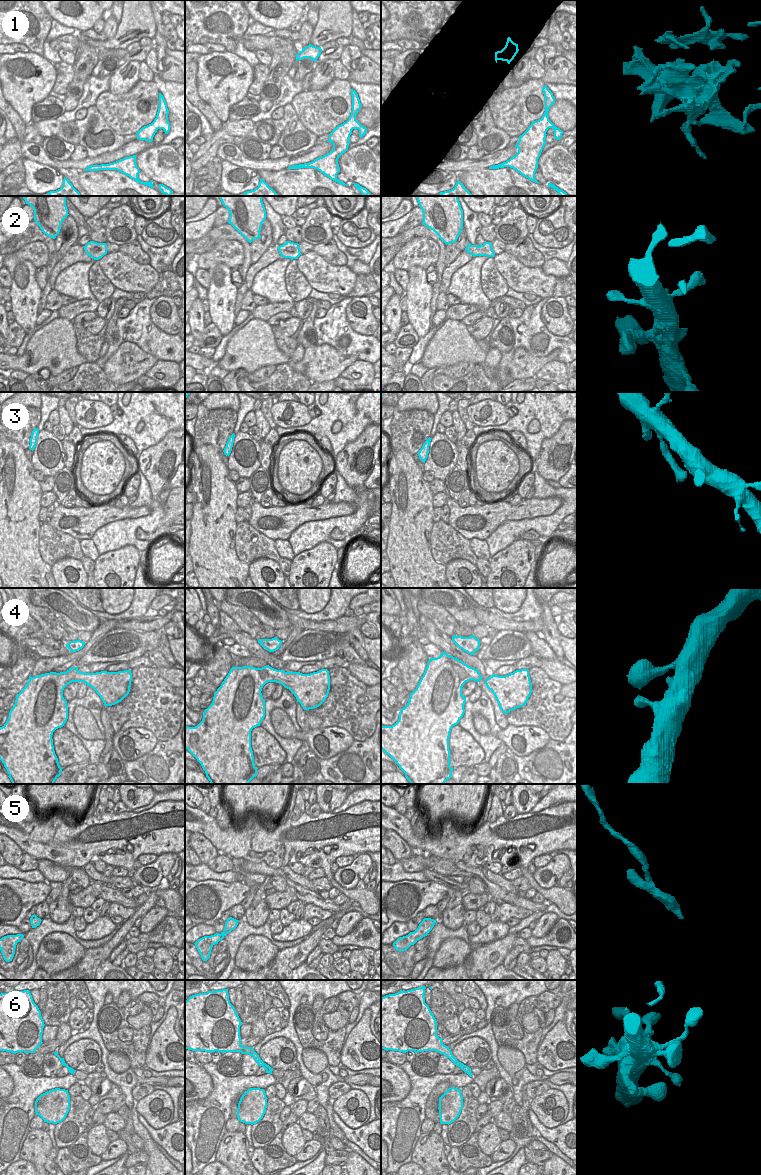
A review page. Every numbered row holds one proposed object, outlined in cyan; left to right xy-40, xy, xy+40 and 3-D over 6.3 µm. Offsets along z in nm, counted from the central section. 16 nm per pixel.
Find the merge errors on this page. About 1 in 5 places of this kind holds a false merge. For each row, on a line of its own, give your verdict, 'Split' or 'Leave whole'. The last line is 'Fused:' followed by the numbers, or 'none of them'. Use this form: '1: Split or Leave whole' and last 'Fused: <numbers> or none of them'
1: Split
2: Leave whole
3: Leave whole
4: Leave whole
5: Leave whole
6: Leave whole
Fused: 1.

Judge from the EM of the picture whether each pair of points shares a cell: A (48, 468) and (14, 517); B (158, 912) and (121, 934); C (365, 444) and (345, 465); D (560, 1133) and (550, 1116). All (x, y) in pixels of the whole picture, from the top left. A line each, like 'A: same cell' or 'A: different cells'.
A: different cells
B: different cells
C: same cell
D: different cells

